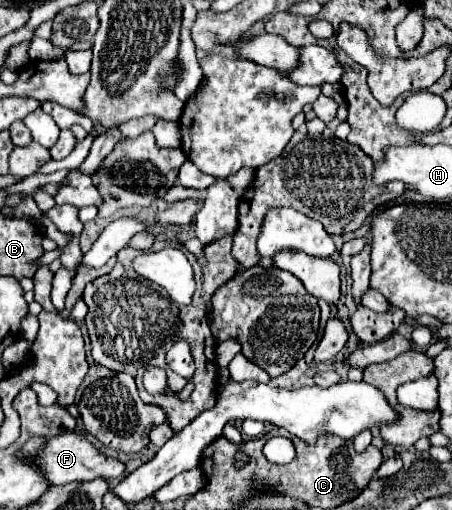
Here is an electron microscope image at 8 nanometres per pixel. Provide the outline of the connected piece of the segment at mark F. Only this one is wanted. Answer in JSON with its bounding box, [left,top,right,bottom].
[22,432,124,484]

